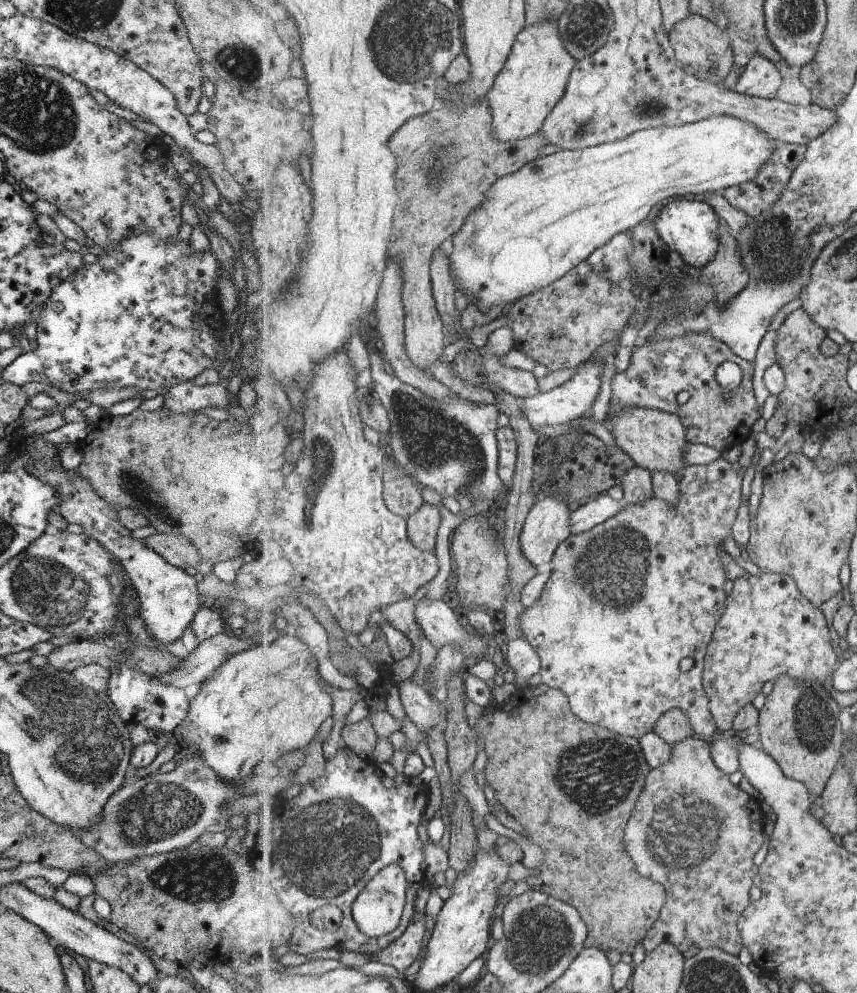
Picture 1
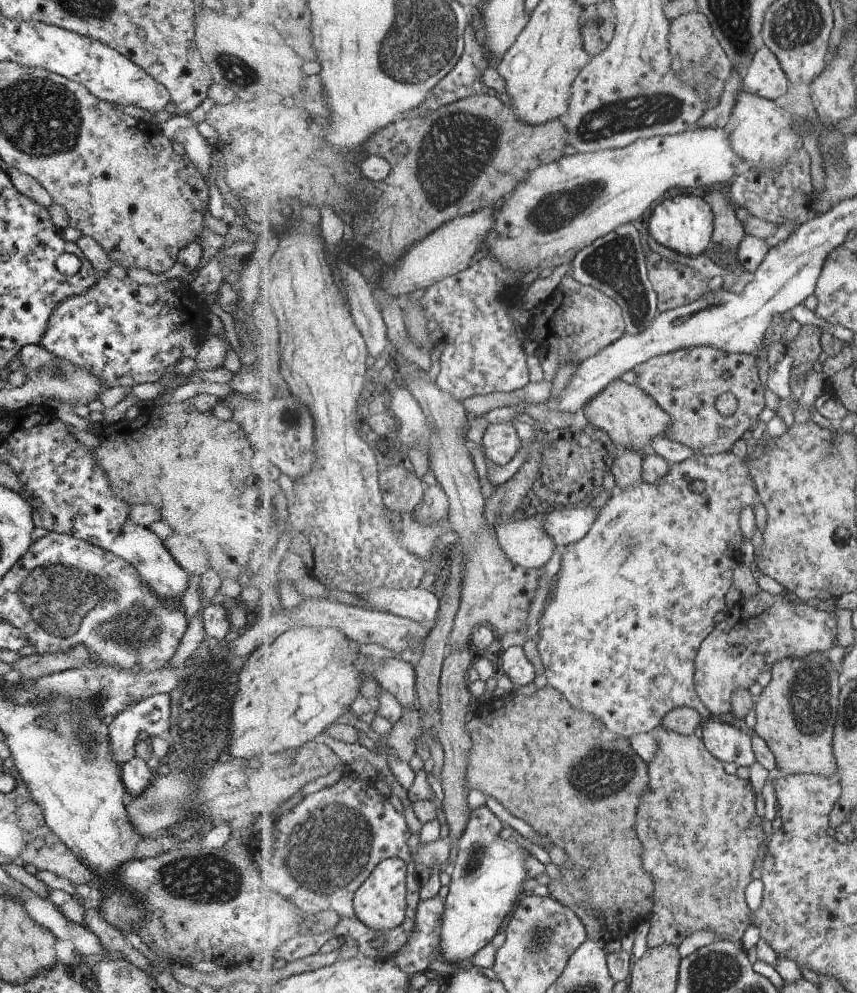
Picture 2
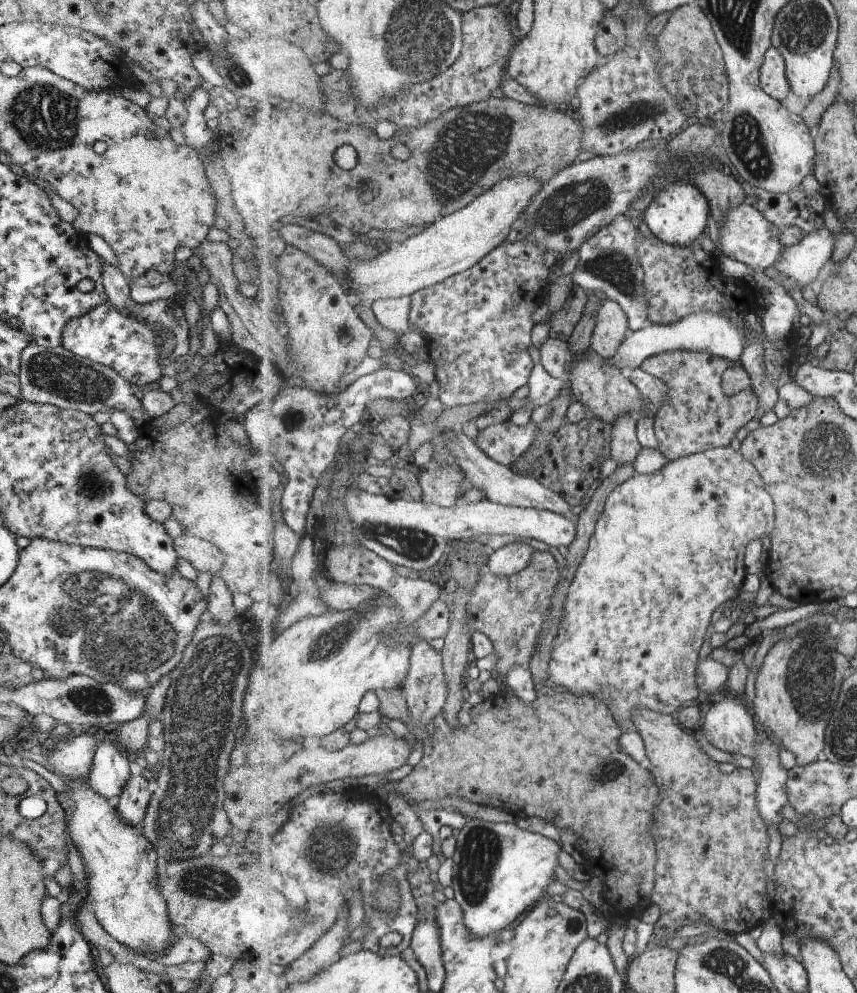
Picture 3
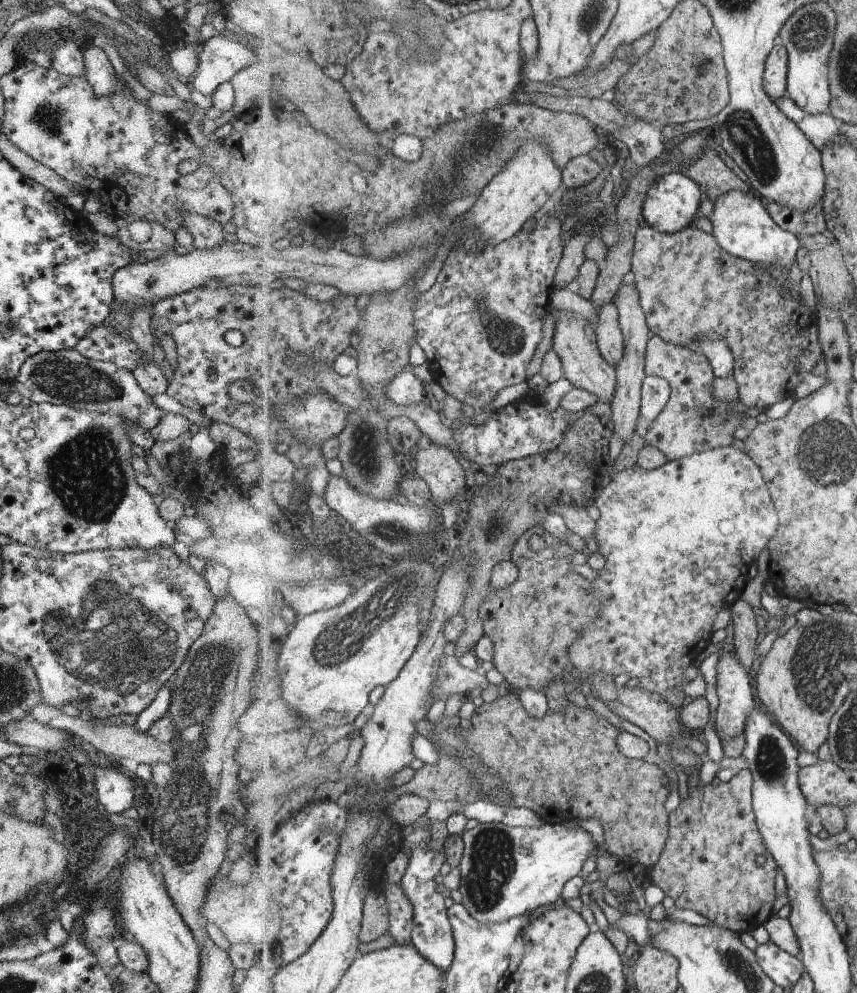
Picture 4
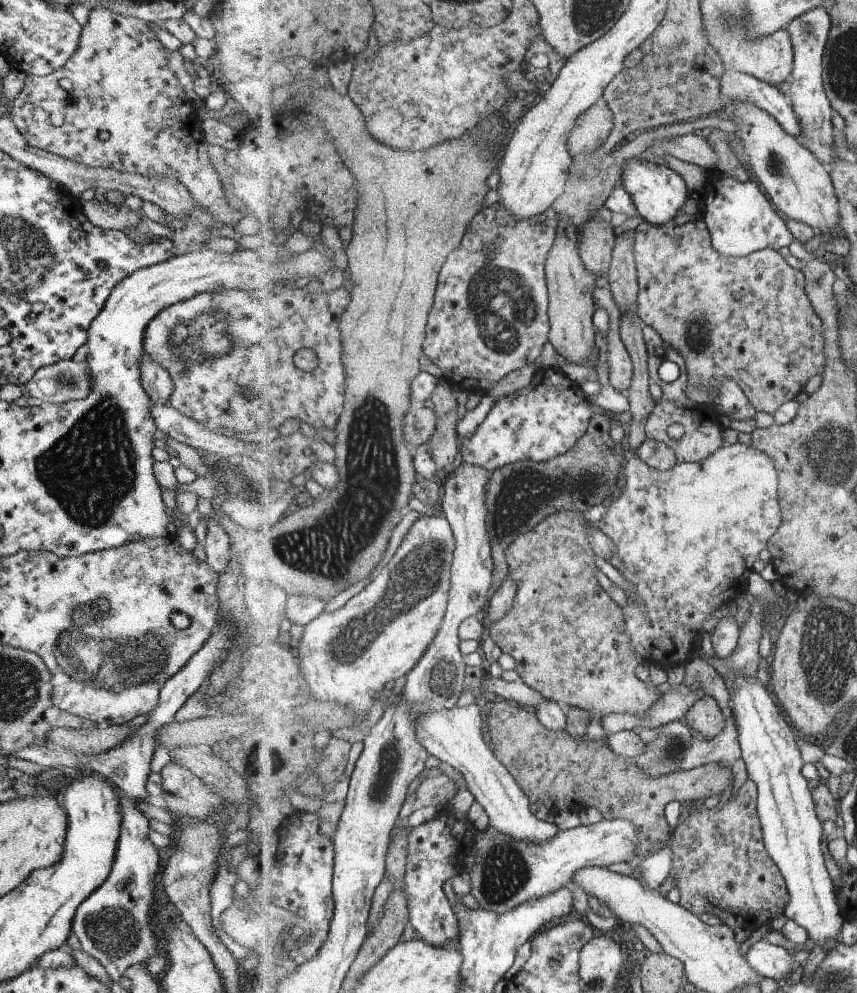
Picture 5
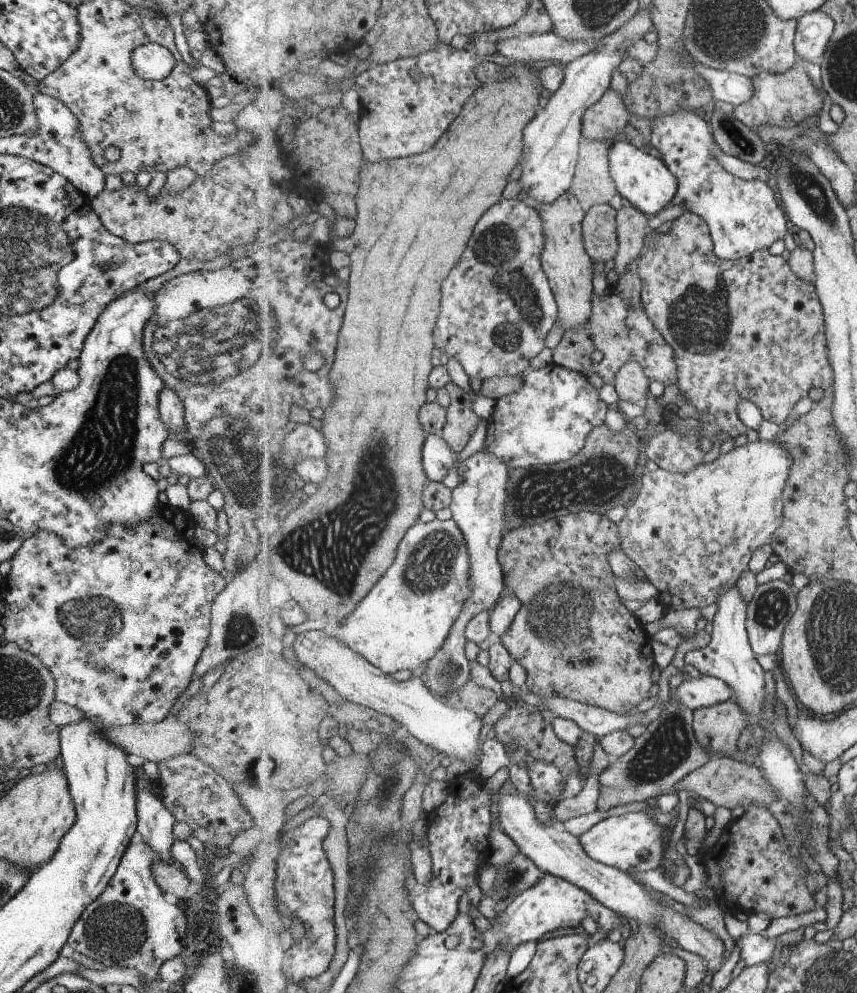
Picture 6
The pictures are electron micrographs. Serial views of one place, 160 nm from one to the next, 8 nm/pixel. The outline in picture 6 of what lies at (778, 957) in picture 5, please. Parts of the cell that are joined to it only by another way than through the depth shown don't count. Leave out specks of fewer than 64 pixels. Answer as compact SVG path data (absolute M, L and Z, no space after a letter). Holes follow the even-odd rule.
M747 933L738 939L740 954L747 967L776 961L779 948L774 940L759 933Z

